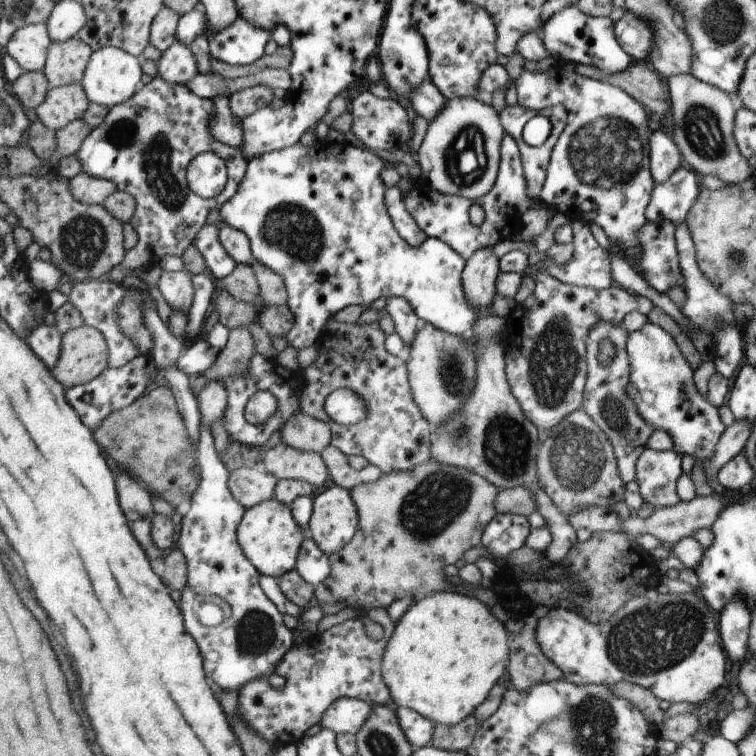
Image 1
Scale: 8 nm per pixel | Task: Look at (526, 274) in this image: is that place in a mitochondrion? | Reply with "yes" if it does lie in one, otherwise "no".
no

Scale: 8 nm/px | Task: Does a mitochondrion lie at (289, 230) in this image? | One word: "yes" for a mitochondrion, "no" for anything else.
yes

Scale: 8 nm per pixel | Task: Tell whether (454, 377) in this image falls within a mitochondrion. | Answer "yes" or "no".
yes

